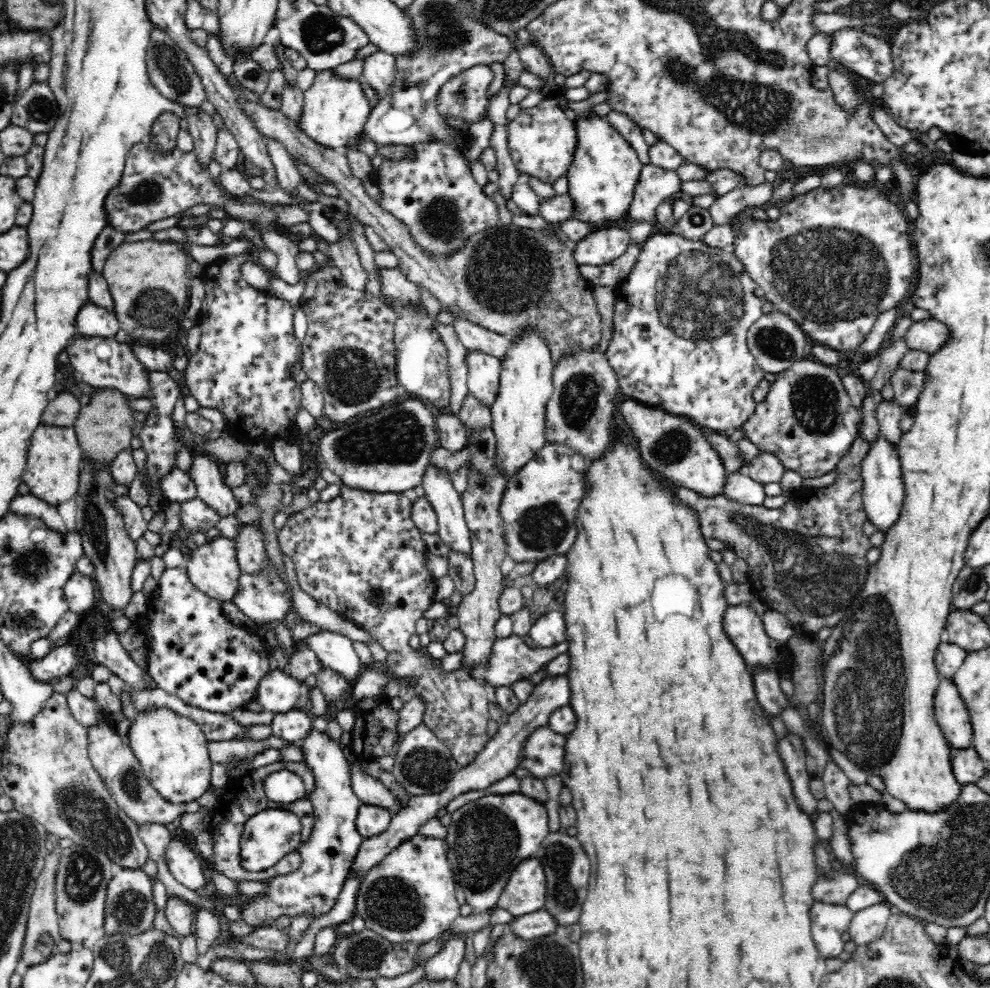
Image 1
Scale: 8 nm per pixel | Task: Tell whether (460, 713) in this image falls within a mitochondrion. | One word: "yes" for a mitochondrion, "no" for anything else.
no

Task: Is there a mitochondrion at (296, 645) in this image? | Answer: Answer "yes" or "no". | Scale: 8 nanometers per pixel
no

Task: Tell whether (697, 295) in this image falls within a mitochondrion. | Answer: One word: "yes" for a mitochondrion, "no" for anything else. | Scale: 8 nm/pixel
yes

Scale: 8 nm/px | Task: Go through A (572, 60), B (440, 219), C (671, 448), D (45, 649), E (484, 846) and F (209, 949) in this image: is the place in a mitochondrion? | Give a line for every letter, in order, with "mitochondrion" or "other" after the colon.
A: other
B: mitochondrion
C: mitochondrion
D: other
E: mitochondrion
F: other

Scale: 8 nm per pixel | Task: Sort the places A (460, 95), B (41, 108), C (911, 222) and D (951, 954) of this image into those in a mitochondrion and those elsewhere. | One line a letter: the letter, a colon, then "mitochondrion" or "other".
A: mitochondrion
B: mitochondrion
C: other
D: other

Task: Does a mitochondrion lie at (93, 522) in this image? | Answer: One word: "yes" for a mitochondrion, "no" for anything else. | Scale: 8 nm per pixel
yes

